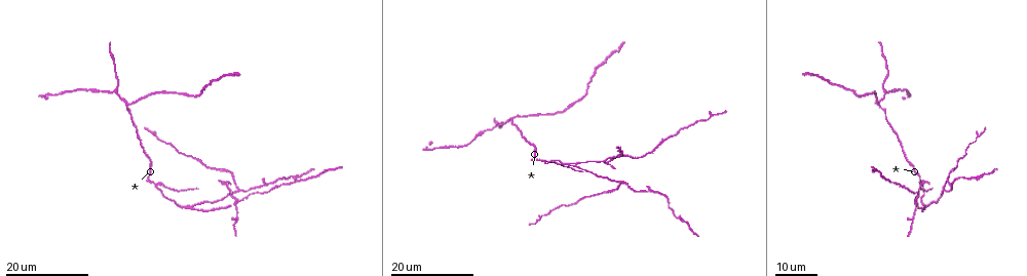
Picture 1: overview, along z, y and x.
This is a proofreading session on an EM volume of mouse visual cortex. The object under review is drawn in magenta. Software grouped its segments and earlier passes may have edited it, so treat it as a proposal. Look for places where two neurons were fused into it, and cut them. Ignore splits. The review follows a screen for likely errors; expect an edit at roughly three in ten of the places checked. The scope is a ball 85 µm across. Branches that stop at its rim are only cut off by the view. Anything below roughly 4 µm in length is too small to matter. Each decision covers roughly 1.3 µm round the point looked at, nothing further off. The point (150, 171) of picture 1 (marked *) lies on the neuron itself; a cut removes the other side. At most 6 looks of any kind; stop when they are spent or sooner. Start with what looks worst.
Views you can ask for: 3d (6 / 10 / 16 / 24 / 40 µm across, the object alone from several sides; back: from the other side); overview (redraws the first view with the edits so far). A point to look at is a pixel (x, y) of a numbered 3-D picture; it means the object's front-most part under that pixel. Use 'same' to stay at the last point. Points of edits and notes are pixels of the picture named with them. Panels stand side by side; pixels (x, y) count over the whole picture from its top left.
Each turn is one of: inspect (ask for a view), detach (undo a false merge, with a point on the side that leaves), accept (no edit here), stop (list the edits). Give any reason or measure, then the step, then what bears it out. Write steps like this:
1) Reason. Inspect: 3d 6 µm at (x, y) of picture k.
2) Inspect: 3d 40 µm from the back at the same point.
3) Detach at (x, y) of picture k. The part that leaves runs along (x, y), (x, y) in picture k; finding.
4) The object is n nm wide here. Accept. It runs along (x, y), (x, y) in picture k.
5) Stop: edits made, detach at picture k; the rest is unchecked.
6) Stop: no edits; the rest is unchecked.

Inspect: 3d 24 µm at (917, 203) of picture 1.

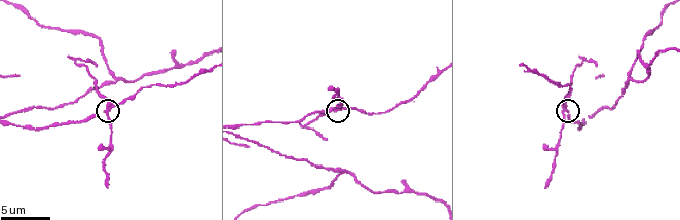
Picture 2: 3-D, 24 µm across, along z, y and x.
Inspect: 3d 6 µm at (337, 106) of picture 2.

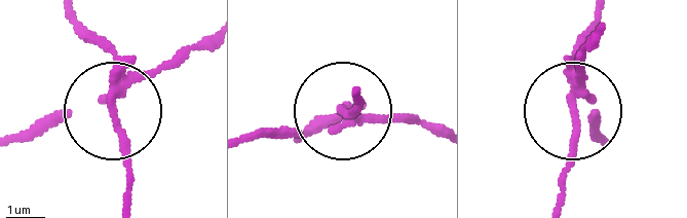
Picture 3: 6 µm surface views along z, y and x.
The object is 200 nm wide here. Detach at (85, 37) of picture 3. The part that leaves runs along (117, 80), (114, 55), (78, 14) in picture 3; two neurons meet here.

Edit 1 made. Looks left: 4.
Inspect: overview.

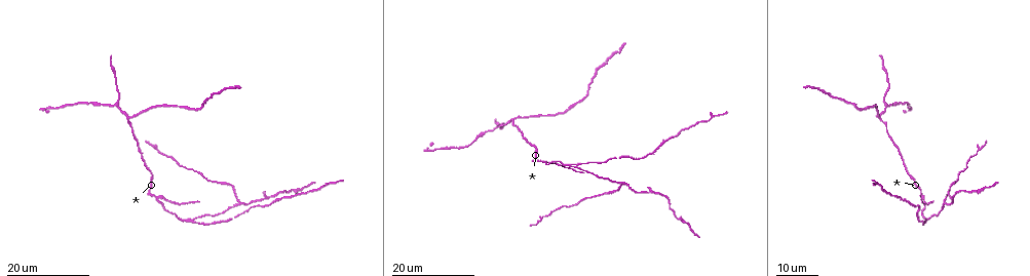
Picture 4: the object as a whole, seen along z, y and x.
Three-way junction. Inspect: 3d 16 µm at (185, 221) of picture 4.

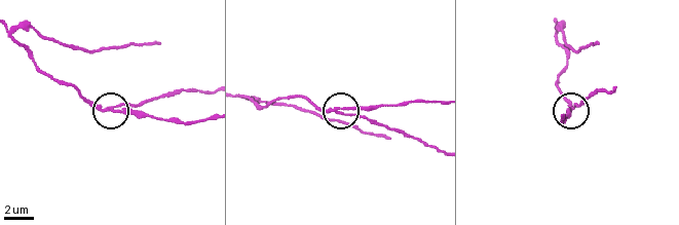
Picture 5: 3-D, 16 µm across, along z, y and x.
Zoom in. Inspect: 3d 6 µm at (113, 109) of picture 5.

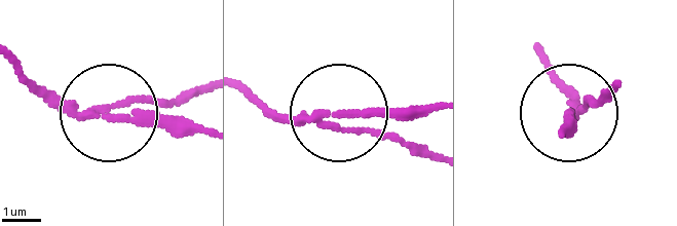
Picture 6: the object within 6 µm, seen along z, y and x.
The object is 180 nm wide here. Detach at (147, 101) of picture 6. The part that leaves runs along (84, 113), (198, 93) in picture 6; two neurons meet here.

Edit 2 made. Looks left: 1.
Stop: edits made, detach at picture 3, detach at picture 6; the rest is unchecked.

